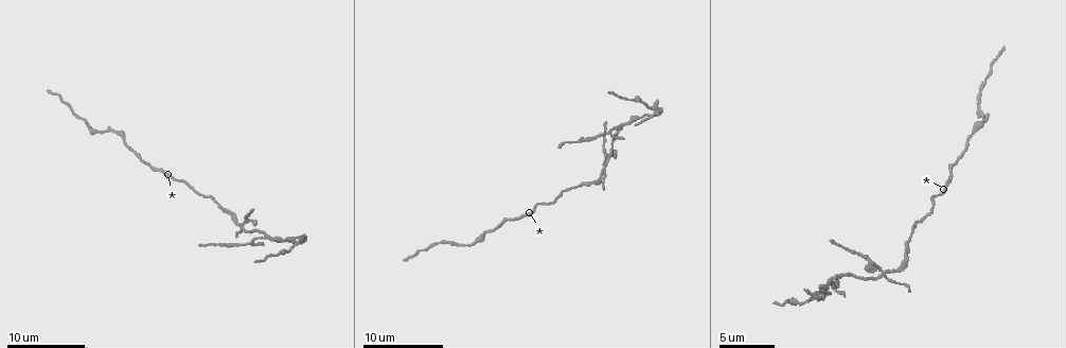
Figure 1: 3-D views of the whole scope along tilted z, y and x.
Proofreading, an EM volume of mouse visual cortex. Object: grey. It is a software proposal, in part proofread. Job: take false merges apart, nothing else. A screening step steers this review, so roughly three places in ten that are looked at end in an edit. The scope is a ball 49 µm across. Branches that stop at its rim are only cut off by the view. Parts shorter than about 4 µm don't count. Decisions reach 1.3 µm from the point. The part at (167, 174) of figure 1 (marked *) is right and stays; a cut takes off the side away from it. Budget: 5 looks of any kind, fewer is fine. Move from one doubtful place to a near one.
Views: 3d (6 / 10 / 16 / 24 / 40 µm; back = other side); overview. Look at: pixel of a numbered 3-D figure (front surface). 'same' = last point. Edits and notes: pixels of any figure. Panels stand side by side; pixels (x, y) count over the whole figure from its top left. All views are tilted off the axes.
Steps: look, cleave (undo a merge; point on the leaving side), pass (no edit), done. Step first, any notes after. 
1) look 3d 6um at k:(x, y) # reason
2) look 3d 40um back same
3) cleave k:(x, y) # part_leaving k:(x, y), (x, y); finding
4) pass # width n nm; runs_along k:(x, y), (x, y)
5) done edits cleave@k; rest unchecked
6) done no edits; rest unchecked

look 3d 16um at 1:(582, 183) # sudden change in width

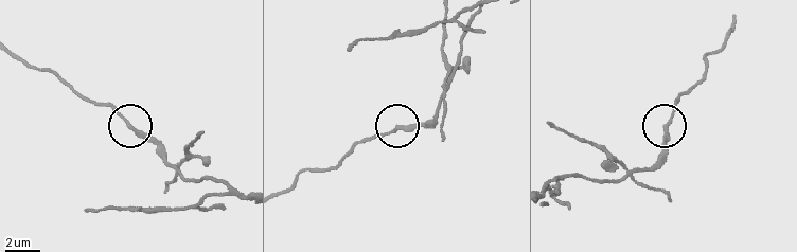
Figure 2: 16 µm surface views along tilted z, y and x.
pass # runs_along 2:(721, 44), (663, 124), (662, 161); continuous, no second neuron

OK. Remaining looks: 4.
look 3d 10um at 1:(242, 226) # looks like a crossing

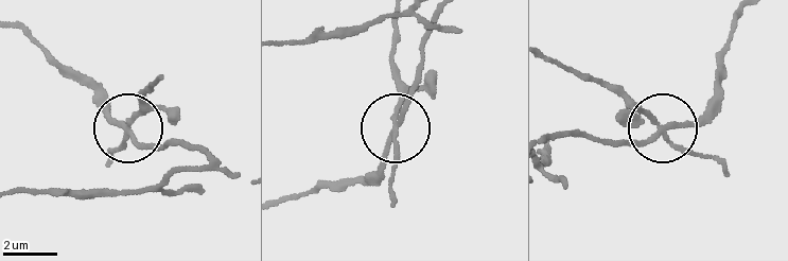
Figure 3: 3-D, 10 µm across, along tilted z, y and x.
cleave 3:(635, 103) # part_leaving 3:(661, 128), (602, 85), (549, 62); a second neuron is stuck on

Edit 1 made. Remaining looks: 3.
look 3d 16um at 1:(830, 284) # three-way junction

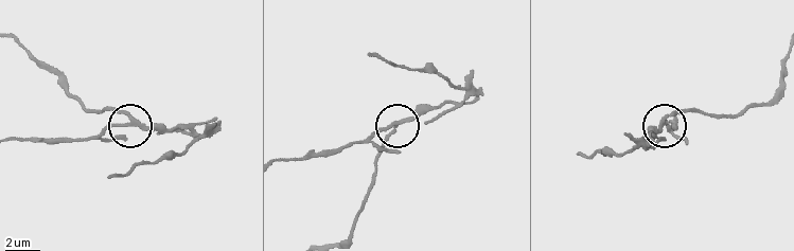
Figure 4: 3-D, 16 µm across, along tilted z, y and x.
cleave 4:(110, 124) # side_arm 10 um; arms 3; a second neuron is stuck on

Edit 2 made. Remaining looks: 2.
done edits cleave@3, cleave@4; rest unchecked

